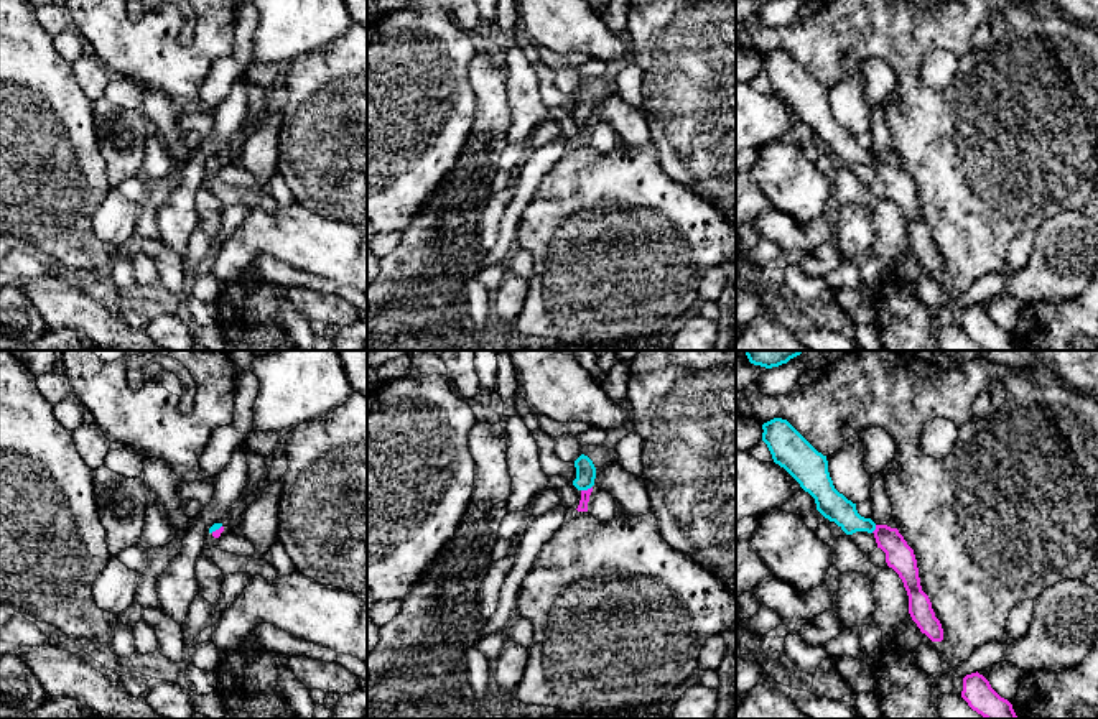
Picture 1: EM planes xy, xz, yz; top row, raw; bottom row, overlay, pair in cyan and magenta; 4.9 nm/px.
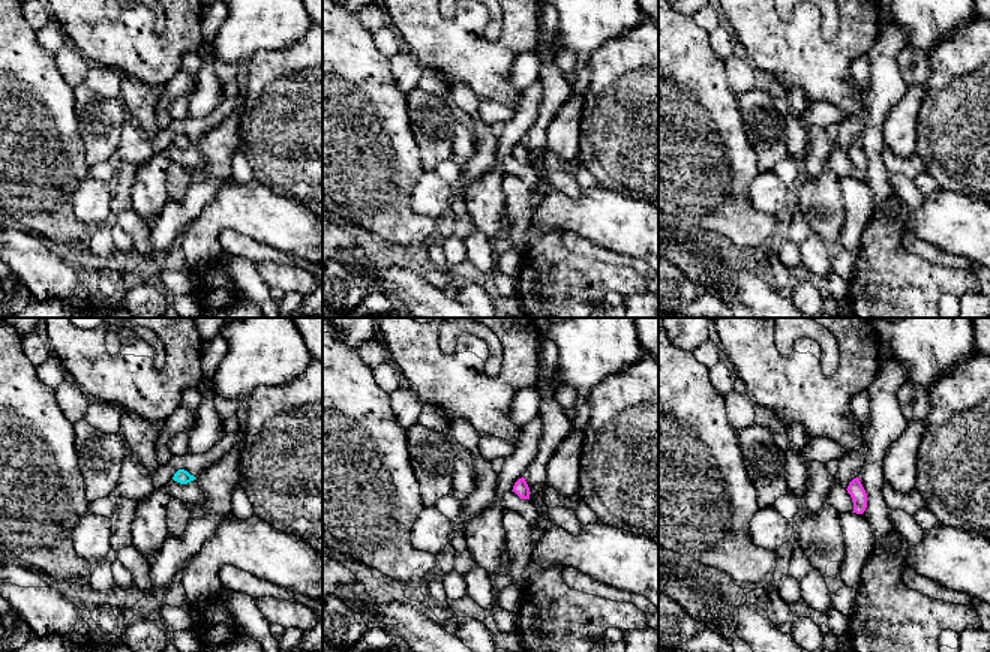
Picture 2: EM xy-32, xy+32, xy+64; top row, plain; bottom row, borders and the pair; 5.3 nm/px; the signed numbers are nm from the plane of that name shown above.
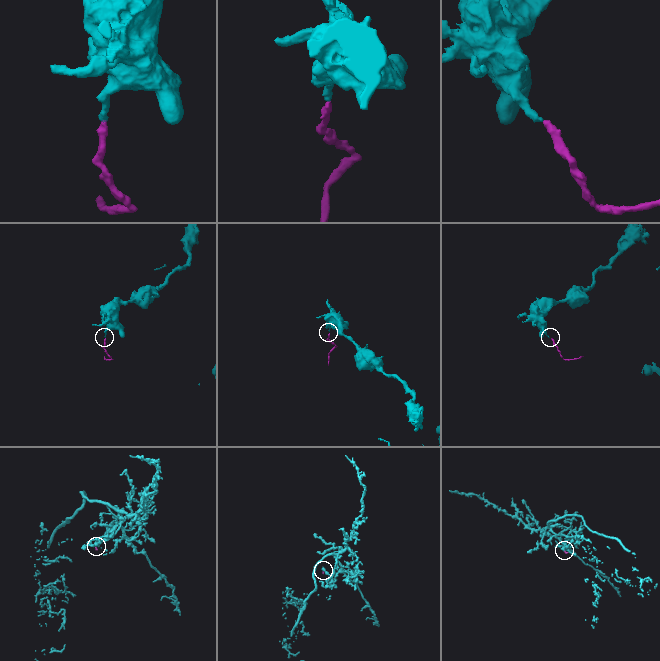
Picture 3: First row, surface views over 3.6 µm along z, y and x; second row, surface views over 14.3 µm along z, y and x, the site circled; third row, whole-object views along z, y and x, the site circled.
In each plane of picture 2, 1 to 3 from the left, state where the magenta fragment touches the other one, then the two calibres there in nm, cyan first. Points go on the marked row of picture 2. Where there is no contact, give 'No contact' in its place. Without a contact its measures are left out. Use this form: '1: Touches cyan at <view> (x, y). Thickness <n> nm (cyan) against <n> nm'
1: No contact
2: No contact
3: No contact

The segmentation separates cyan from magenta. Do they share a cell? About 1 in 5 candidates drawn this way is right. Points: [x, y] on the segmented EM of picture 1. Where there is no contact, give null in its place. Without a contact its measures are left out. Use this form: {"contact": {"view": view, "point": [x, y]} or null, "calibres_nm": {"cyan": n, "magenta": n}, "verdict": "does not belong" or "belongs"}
{"contact": {"view": "xz", "point": [586, 489]}, "calibres_nm": {"cyan": 100, "magenta": 50}, "verdict": "belongs"}

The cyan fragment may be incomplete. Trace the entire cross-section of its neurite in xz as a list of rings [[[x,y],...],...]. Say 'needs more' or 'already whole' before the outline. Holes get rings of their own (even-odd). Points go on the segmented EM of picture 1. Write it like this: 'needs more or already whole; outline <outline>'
needs more; outline [[[581,454],[575,461],[575,467],[576,467],[576,479],[573,480],[573,485],[581,492],[581,500],[576,510],[588,512],[588,502],[596,479],[596,467],[593,461],[584,454]]]

